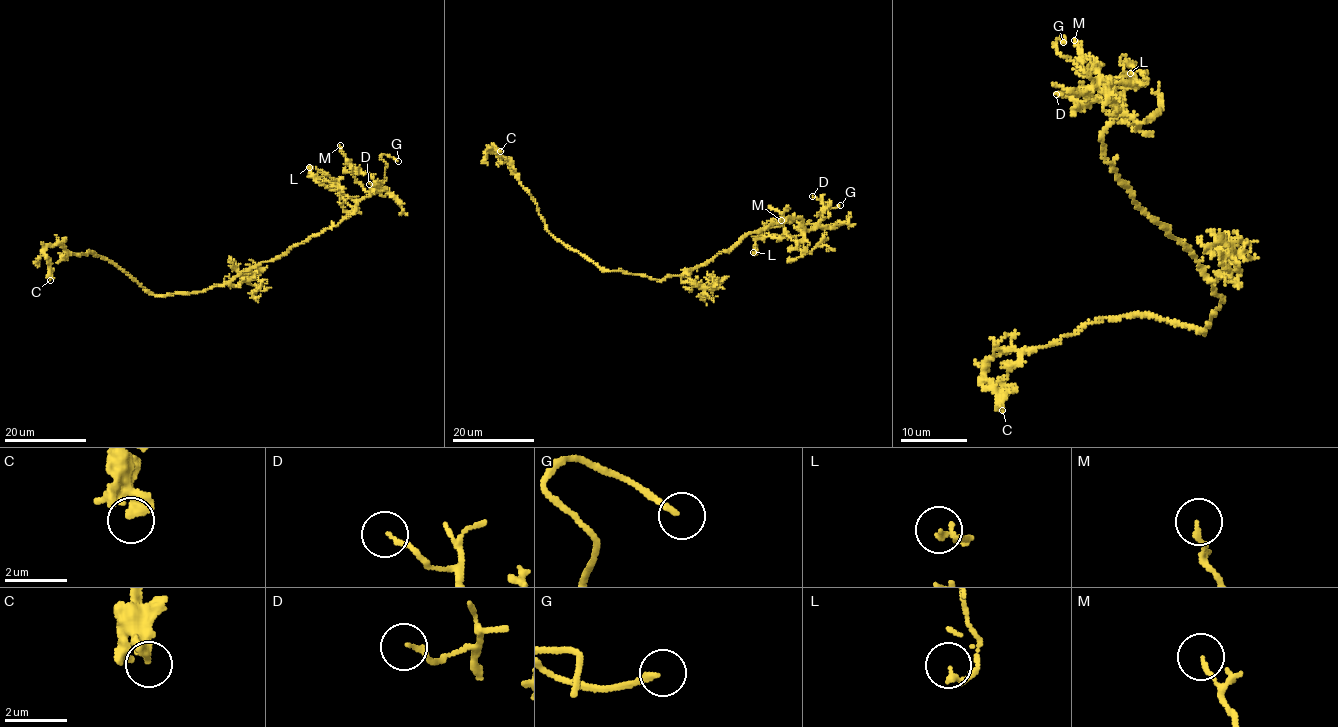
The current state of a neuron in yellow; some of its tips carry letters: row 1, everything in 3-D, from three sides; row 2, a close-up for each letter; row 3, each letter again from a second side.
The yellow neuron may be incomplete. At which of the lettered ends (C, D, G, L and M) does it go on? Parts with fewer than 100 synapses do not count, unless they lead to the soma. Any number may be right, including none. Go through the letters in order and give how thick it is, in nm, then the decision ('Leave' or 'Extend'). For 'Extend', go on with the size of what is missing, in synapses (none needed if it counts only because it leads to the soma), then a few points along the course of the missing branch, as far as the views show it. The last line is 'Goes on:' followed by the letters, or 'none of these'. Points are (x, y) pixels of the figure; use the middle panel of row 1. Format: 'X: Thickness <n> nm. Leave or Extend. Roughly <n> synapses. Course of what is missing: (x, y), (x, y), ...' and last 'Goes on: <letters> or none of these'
C: Thickness 360 nm. Leave
D: Thickness 130 nm. Leave
G: Thickness 170 nm. Extend. Course of what is missing: (840, 205), (858, 213)
L: Thickness 200 nm. Leave
M: Thickness 130 nm. Leave
Goes on: G

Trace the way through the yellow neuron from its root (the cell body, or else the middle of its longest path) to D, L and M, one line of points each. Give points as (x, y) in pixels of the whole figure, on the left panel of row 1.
D: (208, 288), (227, 285), (336, 226), (356, 204), (379, 190), (369, 184)
L: (208, 288), (274, 260), (353, 212), (356, 203), (317, 182), (309, 167)
M: (208, 288), (227, 285), (336, 226), (374, 192), (374, 180), (352, 169), (340, 145)

